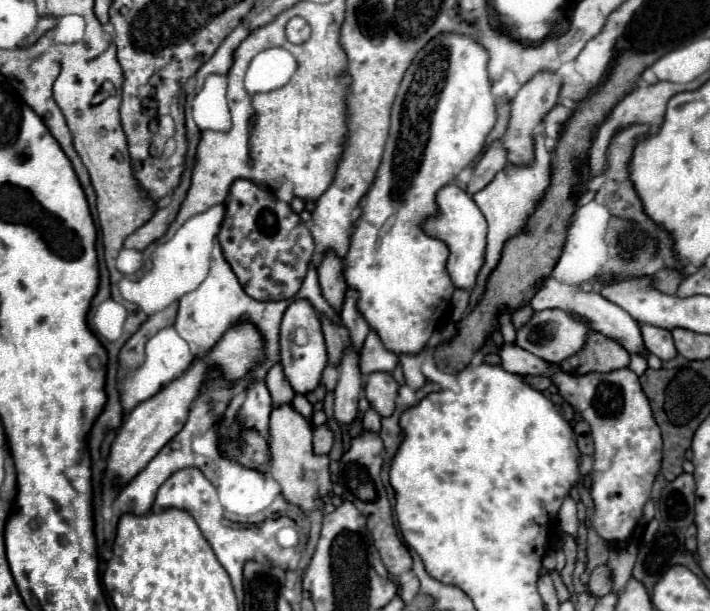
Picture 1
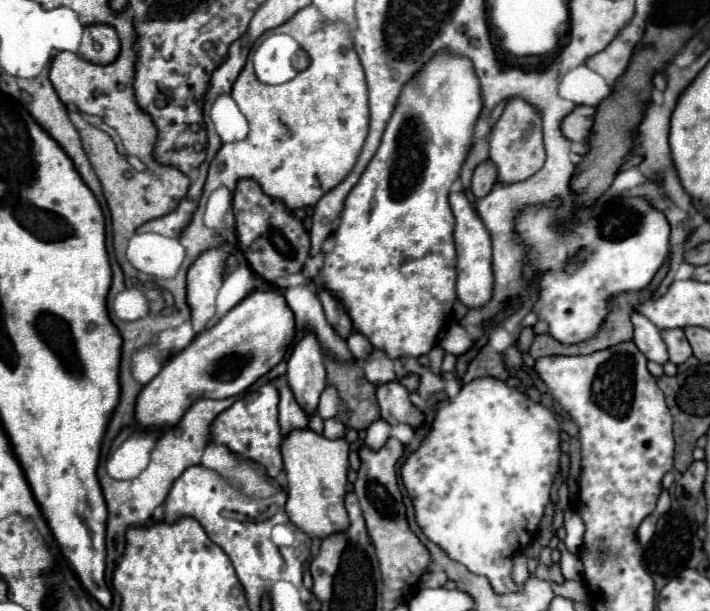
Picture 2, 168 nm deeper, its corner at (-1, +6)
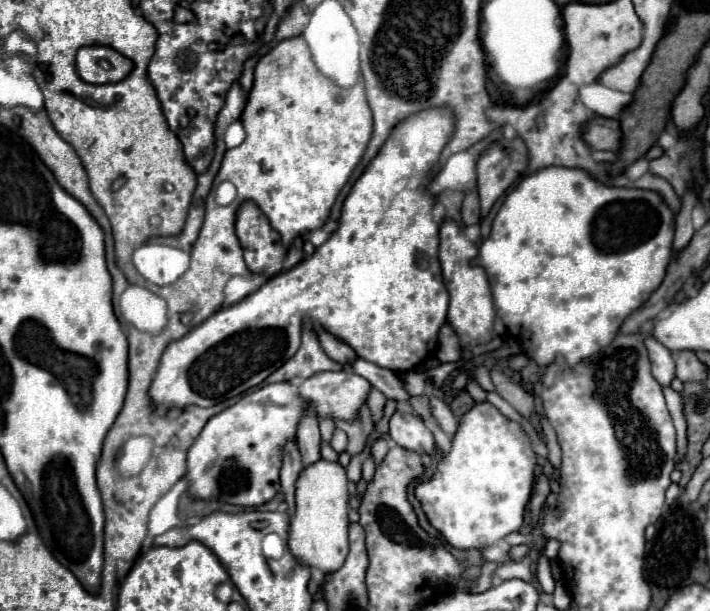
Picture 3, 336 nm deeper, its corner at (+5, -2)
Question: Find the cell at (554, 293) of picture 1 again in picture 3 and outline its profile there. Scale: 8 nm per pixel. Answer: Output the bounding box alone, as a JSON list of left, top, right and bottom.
[645,336,675,386]

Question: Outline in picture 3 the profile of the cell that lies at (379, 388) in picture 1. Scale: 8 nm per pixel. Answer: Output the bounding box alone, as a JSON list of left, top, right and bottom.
[389,406,437,454]

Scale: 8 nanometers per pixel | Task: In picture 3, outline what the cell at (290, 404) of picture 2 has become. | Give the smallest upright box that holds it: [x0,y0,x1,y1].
[281,440,303,516]

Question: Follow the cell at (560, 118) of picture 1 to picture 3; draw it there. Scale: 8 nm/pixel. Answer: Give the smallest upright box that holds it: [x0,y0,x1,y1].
[585,118,621,152]

